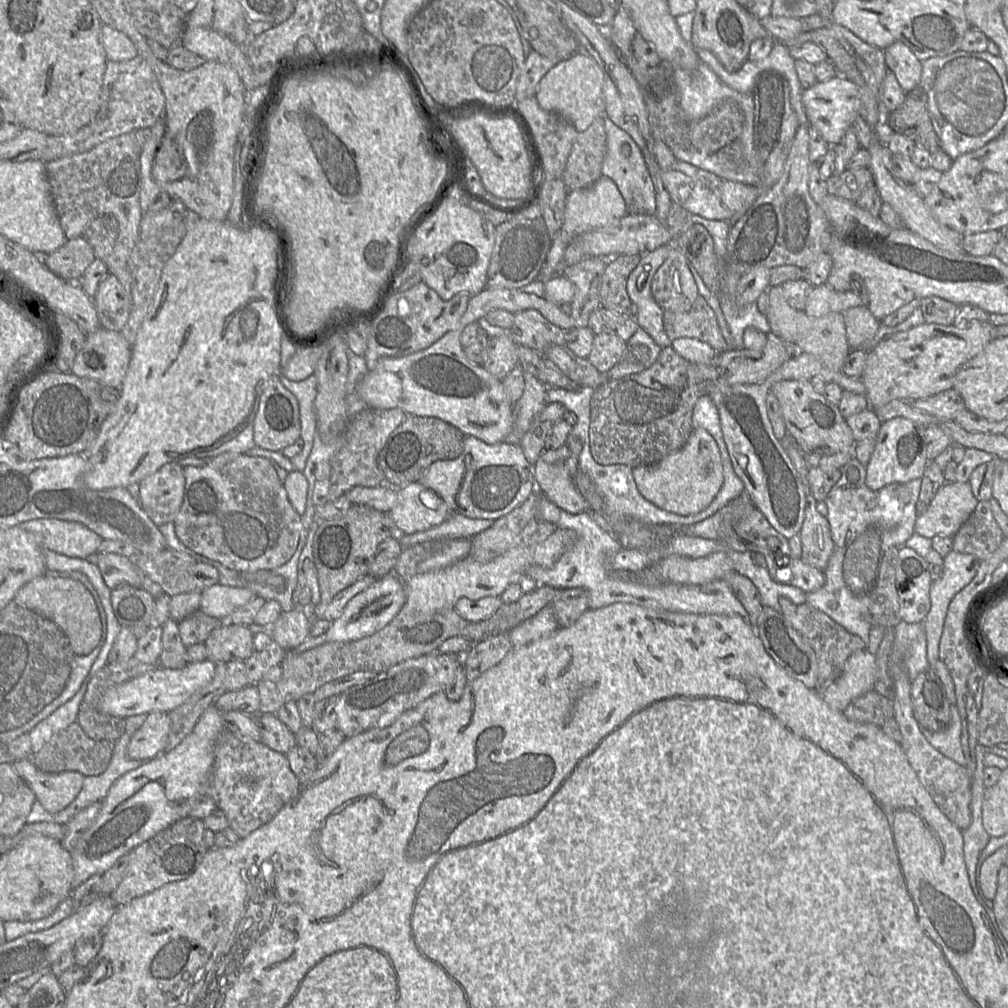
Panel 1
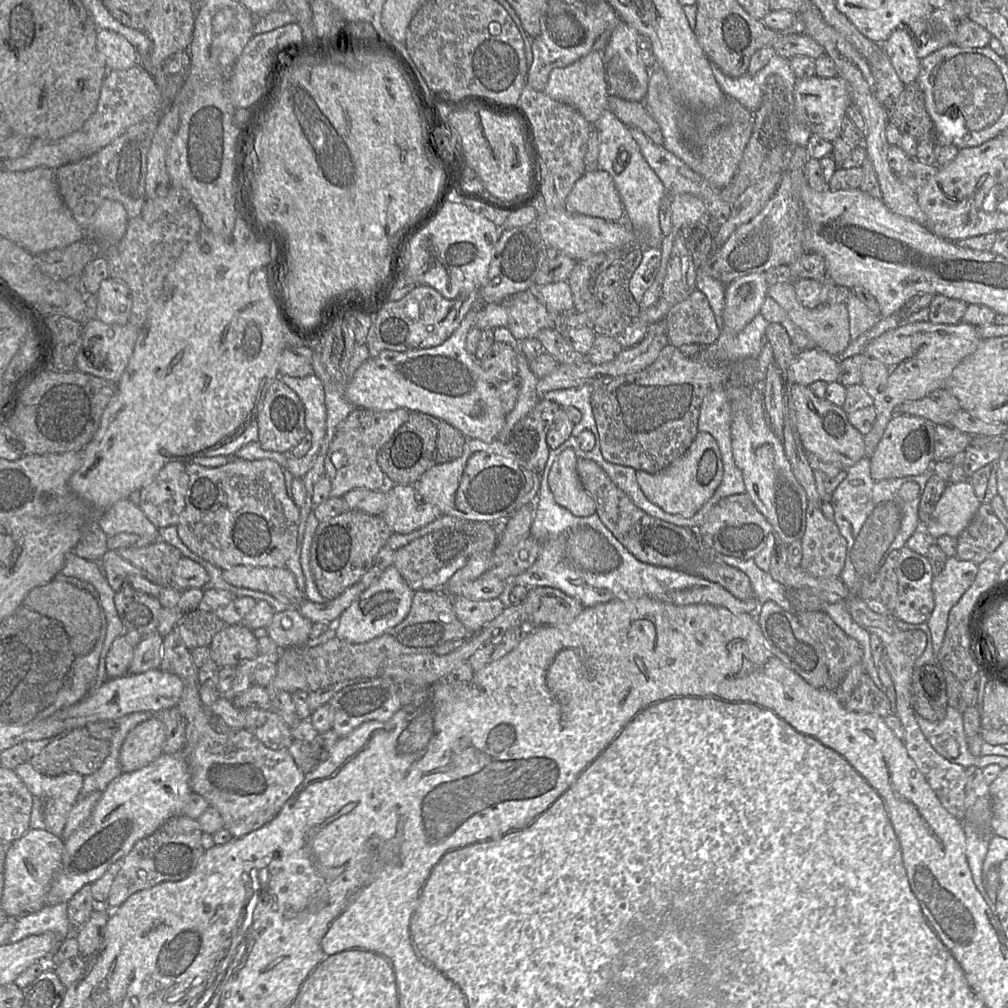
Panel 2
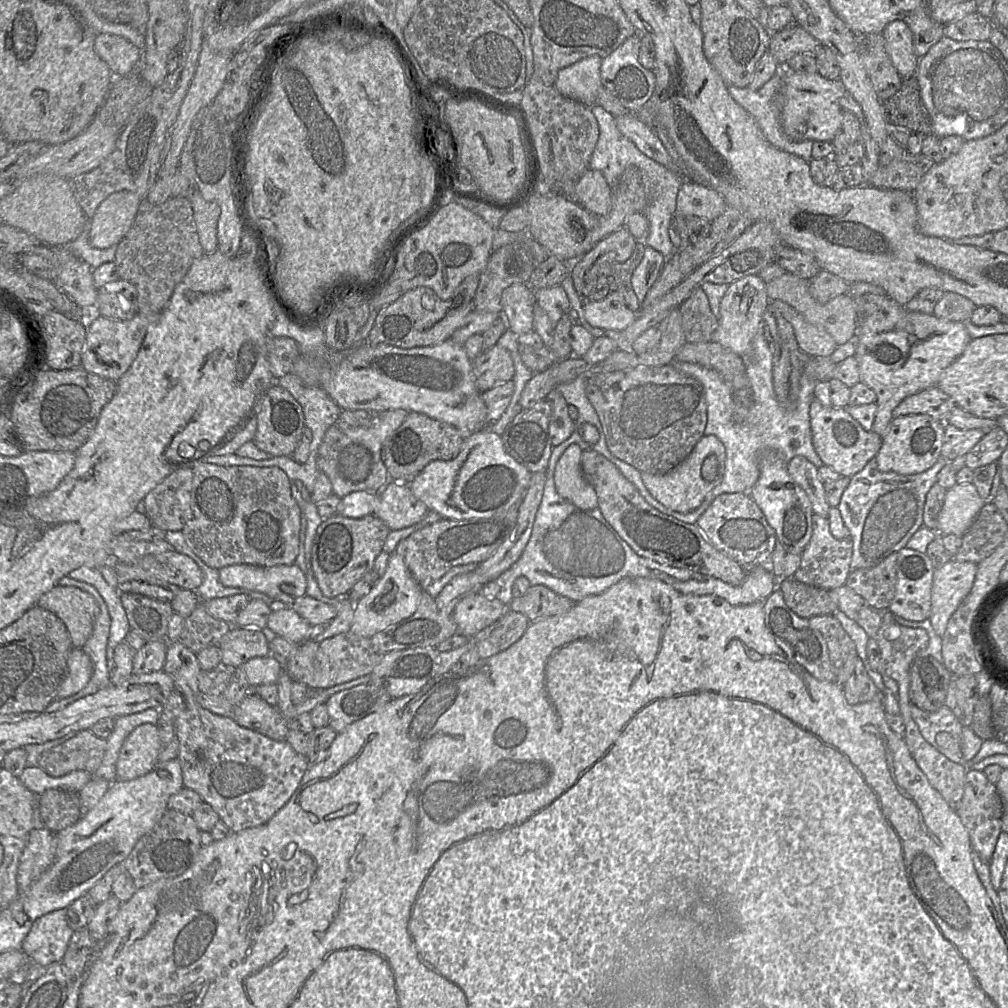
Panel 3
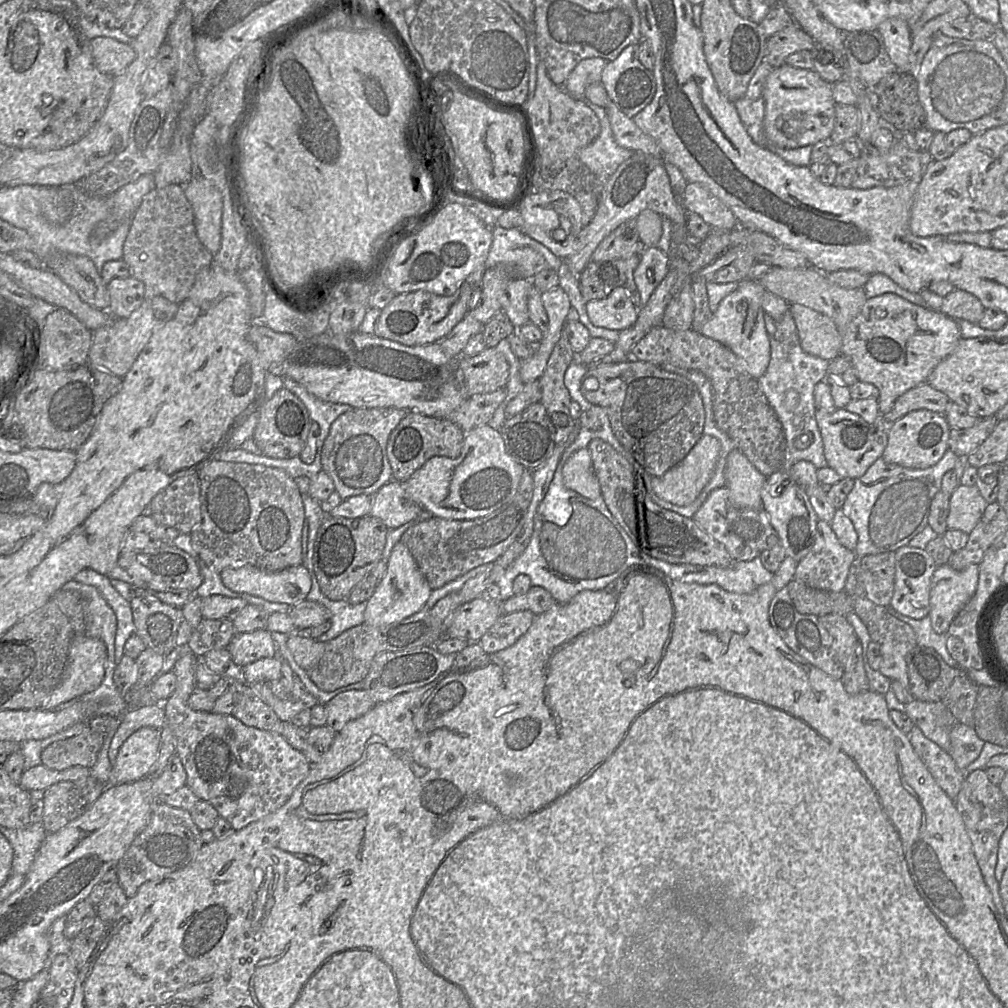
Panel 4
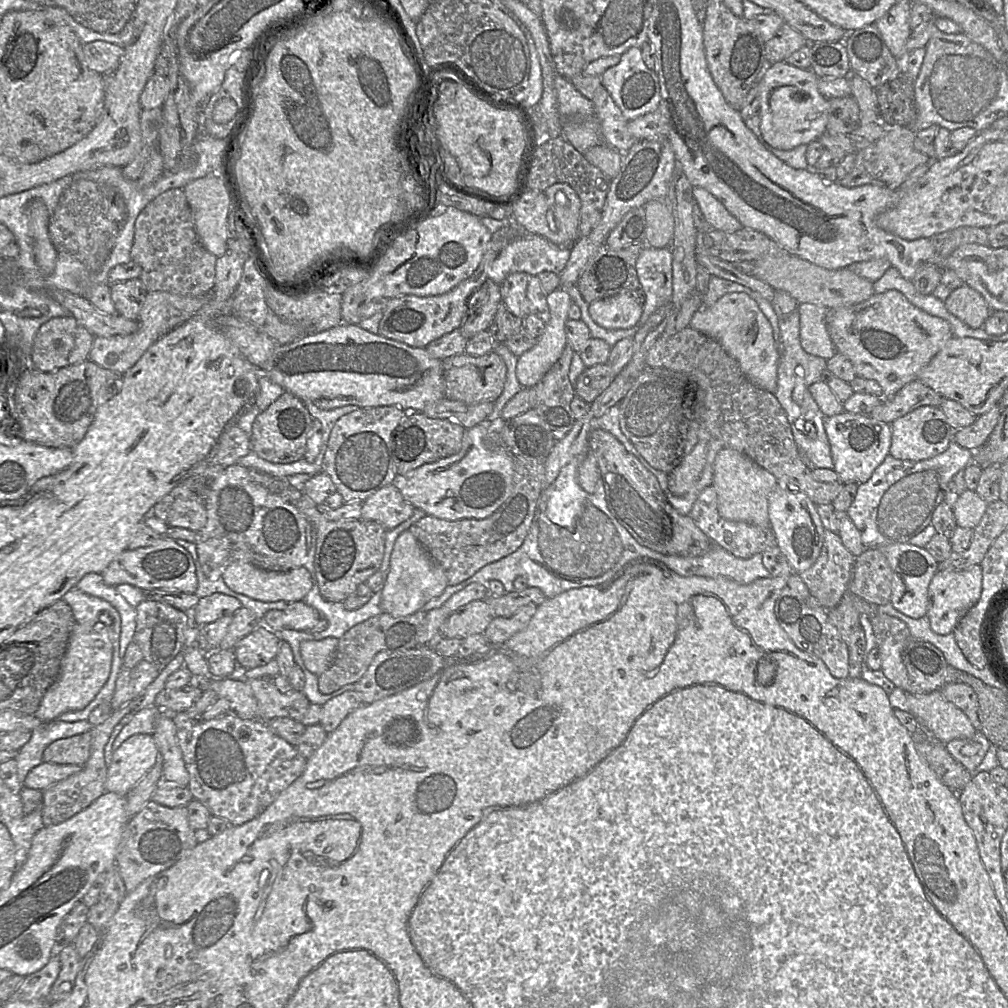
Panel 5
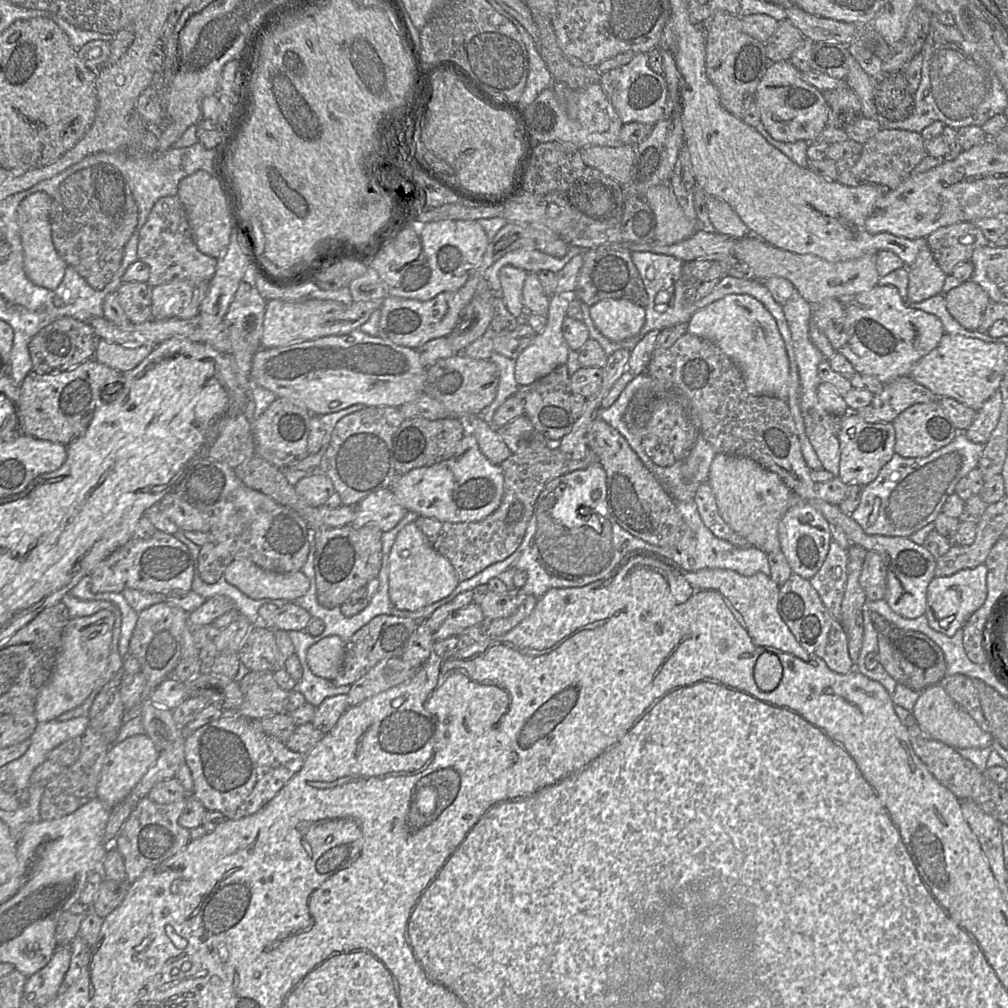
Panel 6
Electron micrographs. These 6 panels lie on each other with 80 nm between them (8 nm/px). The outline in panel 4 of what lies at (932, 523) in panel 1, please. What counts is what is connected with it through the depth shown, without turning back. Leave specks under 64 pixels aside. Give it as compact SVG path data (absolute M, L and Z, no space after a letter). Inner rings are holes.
M959 485L950 495L948 530L960 530L969 534L980 521L987 505L988 502L975 485Z

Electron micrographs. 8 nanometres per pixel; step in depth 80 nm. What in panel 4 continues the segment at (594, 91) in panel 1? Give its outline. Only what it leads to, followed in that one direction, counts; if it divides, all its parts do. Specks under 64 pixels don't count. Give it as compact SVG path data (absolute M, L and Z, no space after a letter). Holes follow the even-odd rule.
M588 58L579 62L571 71L563 84L563 89L574 98L585 98L586 88L601 81L602 71L608 60L603 58Z

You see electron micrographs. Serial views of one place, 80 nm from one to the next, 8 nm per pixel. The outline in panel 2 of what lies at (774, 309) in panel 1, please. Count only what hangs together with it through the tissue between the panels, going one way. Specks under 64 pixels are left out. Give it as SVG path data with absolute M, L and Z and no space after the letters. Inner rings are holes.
M794 280L769 286L767 296L773 298L785 310L792 322L813 340L816 348L837 357L848 347L851 337L846 303L822 304L815 308L807 308L797 298Z

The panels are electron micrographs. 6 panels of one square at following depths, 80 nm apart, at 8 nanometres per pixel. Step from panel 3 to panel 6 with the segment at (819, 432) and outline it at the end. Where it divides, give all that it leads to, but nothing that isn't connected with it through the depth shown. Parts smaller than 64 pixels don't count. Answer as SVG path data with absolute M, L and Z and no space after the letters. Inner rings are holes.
M849 408L847 409L847 413L845 415L842 416L841 418L841 428L839 433L837 434L839 443L840 443L840 464L839 464L839 474L838 474L838 478L845 484L848 485L860 485L860 486L866 486L869 483L873 482L880 470L882 469L882 467L887 464L891 458L893 457L893 455L895 454L895 428L893 426L892 423L868 423L865 420L863 420L856 412L851 412L851 410L849 410Z

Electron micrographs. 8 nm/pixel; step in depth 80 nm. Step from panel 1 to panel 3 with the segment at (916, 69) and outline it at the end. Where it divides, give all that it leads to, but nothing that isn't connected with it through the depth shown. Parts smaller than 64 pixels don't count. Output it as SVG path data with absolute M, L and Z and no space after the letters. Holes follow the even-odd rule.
M901 20L890 22L882 31L885 50L902 79L916 74L919 58L914 53L913 36Z

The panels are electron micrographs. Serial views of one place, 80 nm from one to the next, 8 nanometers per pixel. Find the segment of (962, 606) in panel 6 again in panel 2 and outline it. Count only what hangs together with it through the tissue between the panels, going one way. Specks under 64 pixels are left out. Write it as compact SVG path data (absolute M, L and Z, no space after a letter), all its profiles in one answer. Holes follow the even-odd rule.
M952 556L946 559L941 572L933 576L931 590L934 608L926 623L931 633L936 662L944 639L949 611L971 586L977 570L978 565L974 562Z

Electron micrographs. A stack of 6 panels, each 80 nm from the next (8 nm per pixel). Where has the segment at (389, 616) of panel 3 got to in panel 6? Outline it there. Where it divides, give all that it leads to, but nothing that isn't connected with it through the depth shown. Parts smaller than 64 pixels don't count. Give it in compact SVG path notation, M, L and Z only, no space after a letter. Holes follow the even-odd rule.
M415 522L396 536L389 553L389 598L398 610L417 611L448 596L459 584L450 561L440 555Z

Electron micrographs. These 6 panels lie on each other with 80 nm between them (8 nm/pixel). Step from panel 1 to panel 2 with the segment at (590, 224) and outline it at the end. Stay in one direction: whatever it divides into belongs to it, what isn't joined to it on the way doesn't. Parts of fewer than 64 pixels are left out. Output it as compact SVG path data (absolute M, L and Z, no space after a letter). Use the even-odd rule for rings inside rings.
M602 170L585 172L575 182L566 198L564 209L606 221L621 221L625 217L613 179Z

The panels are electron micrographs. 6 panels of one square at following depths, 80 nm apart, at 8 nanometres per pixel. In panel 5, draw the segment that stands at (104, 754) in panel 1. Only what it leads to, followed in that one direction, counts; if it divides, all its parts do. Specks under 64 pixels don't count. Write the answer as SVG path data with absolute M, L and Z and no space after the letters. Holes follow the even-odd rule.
M87 731L49 744L43 752L43 762L83 766L90 757L91 733Z

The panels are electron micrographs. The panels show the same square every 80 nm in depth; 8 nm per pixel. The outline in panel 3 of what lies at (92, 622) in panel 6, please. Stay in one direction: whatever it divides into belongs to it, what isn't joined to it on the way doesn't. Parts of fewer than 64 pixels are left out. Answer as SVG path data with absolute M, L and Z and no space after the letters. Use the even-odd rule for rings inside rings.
M72 648L68 661L67 672L58 689L57 699L67 698L82 690L93 674L91 658L82 648Z

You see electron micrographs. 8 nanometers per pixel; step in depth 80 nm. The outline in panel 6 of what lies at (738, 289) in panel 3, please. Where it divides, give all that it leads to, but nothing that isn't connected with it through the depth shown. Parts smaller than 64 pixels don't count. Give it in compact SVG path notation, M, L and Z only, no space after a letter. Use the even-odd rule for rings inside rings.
M728 294L693 313L687 332L716 344L738 366L750 394L774 396L787 402L790 361L786 346L775 318L756 298Z

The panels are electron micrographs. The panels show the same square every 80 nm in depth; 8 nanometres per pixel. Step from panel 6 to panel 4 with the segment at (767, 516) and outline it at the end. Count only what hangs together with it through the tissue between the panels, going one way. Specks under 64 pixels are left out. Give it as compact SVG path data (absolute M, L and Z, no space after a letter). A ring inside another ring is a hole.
M739 449L732 450L727 456L725 486L729 490L730 503L741 509L762 510L761 491L767 477L763 475Z

